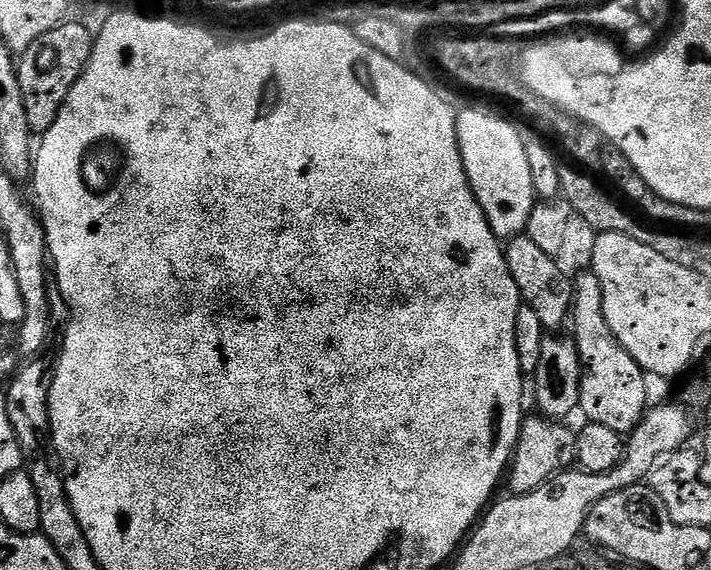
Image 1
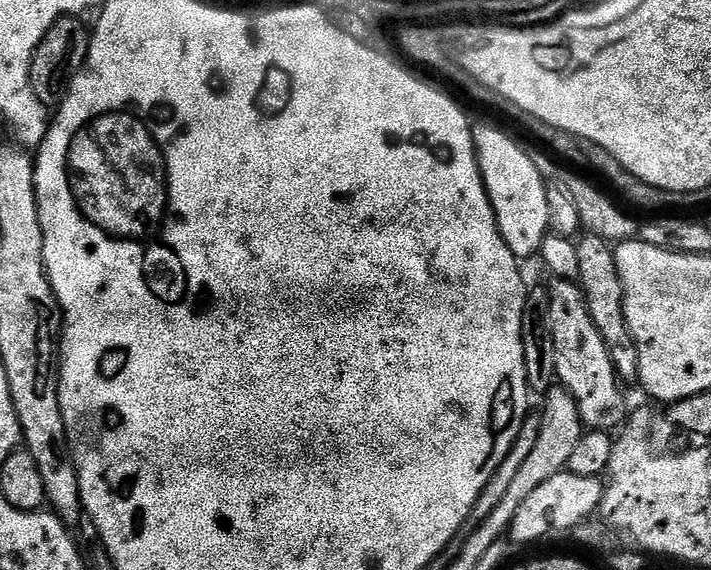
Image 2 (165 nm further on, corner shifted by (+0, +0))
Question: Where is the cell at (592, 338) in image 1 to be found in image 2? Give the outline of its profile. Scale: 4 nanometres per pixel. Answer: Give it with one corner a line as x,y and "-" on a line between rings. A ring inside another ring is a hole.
588,234
584,241
576,244
578,250
578,270
580,289
584,292
586,306
590,310
590,318
594,318
594,326
598,326
598,334
602,334
602,342
610,350
610,362
614,362
614,370
625,385
635,385
640,379
638,370
638,350
630,330
626,326
624,299
620,293
620,279
613,245
607,240

